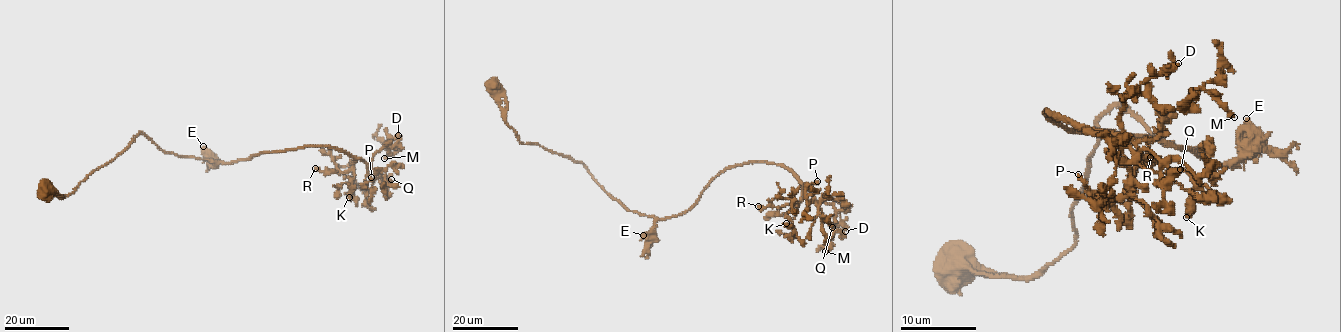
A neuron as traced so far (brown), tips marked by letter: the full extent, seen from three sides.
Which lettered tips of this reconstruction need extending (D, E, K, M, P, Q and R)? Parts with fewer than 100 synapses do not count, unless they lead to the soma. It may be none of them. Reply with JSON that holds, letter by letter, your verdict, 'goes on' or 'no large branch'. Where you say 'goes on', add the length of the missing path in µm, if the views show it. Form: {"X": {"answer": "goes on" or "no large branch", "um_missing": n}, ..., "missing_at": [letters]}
{"D": {"answer": "no large branch"}, "E": {"answer": "no large branch"}, "K": {"answer": "no large branch"}, "M": {"answer": "no large branch"}, "P": {"answer": "no large branch"}, "Q": {"answer": "no large branch"}, "R": {"answer": "no large branch"}, "missing_at": []}

